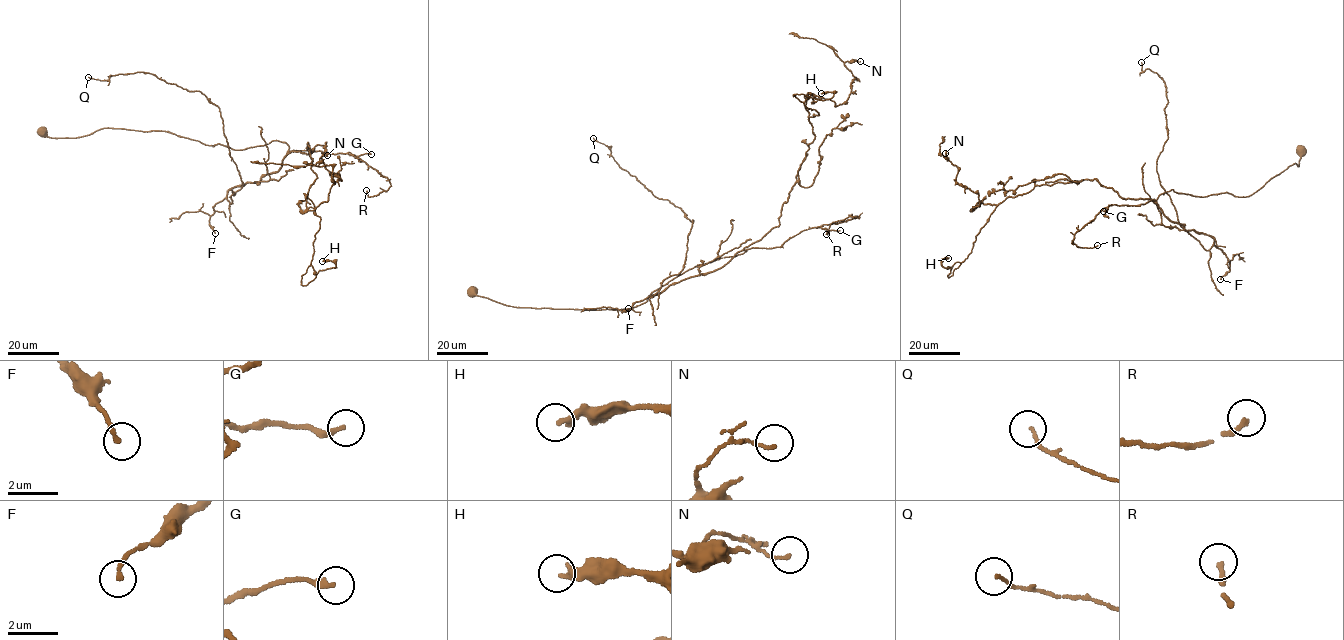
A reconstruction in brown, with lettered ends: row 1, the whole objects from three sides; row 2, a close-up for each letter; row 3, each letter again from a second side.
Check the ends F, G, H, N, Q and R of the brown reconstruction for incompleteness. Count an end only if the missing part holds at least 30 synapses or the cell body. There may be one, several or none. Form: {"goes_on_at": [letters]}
{"goes_on_at": []}

